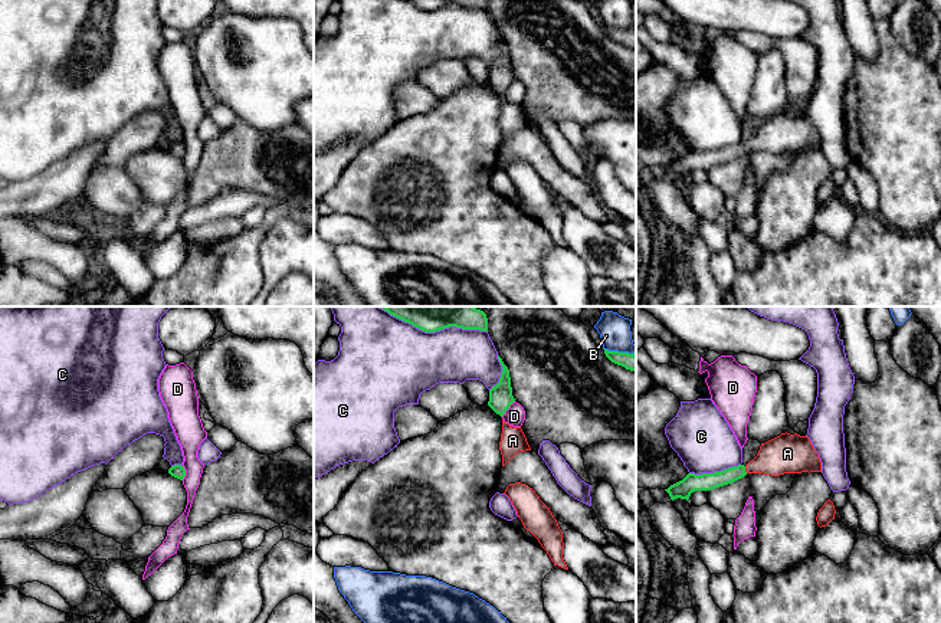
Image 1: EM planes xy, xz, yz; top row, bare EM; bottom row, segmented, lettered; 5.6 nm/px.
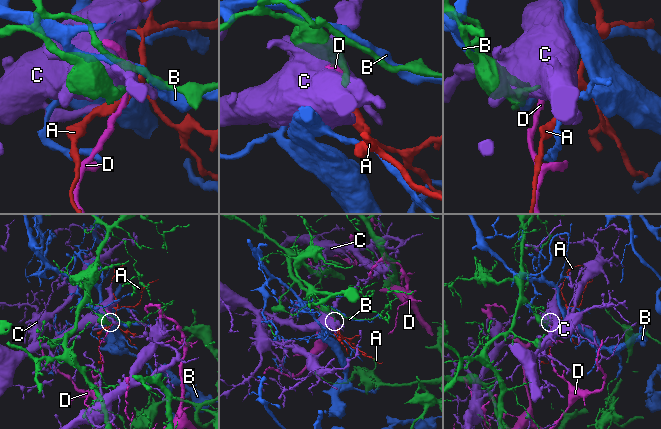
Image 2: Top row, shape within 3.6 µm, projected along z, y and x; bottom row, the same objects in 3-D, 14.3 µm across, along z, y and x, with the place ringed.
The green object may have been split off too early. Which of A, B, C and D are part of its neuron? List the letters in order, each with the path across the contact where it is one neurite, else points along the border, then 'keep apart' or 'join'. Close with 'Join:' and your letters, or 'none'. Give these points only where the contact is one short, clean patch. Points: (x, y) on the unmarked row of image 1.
A: way yz (707, 158), (720, 157), (744, 147), (786, 131); join
B: keep apart
C: keep apart
D: keep apart
Join: A

